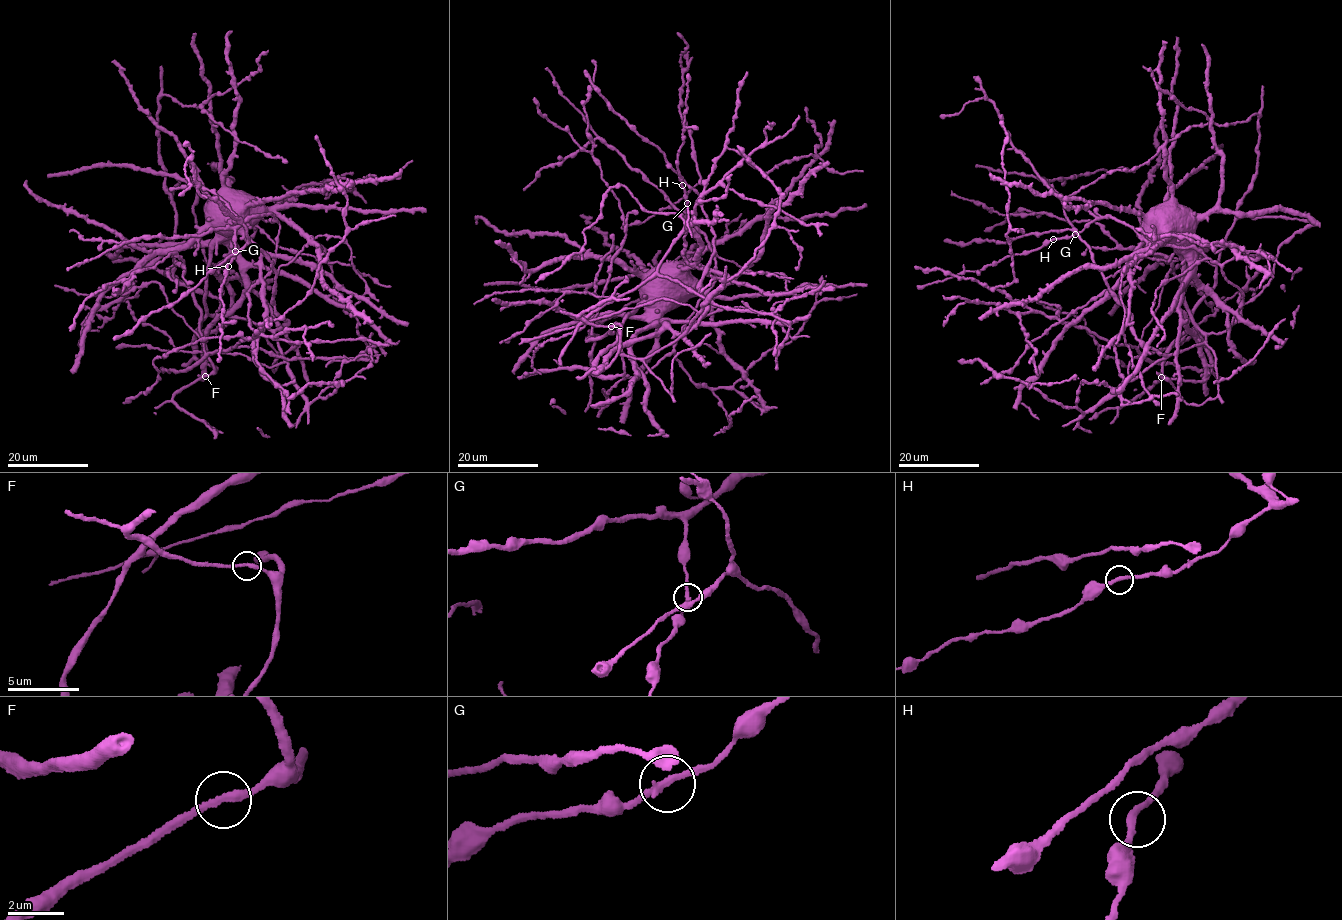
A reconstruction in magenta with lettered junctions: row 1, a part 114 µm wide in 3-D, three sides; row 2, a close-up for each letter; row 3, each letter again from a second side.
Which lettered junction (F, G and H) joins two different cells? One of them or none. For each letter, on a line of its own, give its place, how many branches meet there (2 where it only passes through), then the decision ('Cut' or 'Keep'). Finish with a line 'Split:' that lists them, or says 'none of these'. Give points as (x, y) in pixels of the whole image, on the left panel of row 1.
F: Place: (205, 376). Branches: 2. Keep
G: Place: (235, 251). Branches: 2. Keep
H: Place: (228, 266). Branches: 2. Keep
Split: none of these

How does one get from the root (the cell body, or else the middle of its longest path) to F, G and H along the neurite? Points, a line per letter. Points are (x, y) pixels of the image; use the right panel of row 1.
F: (1166, 227), (1167, 235), (1189, 261), (1180, 312), (1199, 347), (1205, 374), (1203, 380), (1193, 382), (1160, 377)
G: (1166, 227), (1134, 253), (1128, 265), (1133, 270), (1146, 242), (1131, 227), (1106, 215), (1094, 219), (1075, 234)
H: (1166, 227), (1134, 253), (1128, 265), (1133, 270), (1146, 242), (1131, 227), (1107, 215), (1070, 236), (1053, 239)

